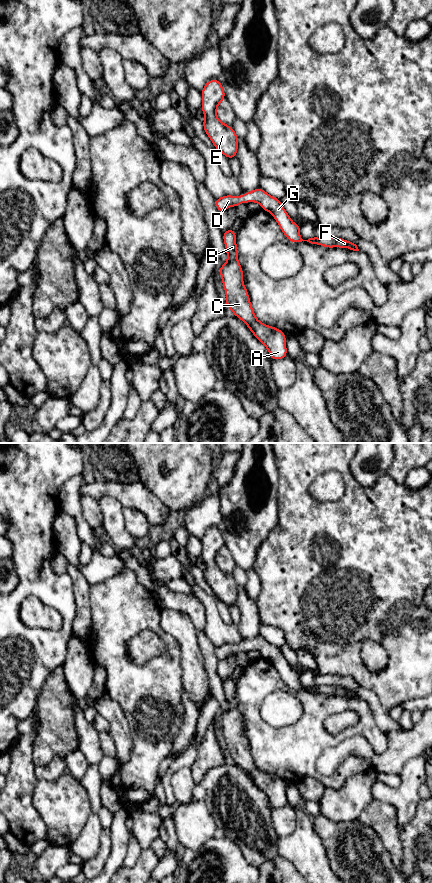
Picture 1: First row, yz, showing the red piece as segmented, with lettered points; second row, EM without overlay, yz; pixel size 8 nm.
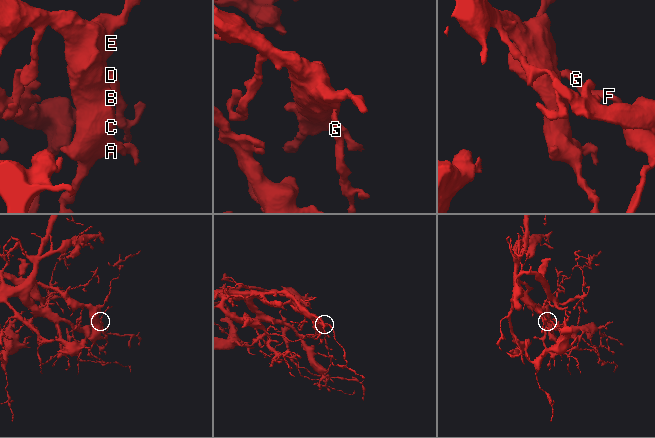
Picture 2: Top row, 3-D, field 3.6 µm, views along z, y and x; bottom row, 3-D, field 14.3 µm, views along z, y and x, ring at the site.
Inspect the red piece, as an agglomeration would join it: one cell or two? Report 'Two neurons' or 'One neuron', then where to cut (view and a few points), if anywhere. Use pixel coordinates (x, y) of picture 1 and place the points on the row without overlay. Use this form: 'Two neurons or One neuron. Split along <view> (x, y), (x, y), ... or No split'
One neuron. No split

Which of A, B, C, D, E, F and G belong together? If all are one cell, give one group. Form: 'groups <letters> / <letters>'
groups A B C D E F G

